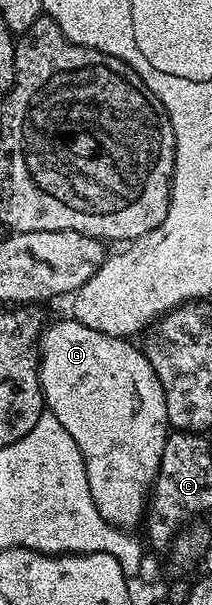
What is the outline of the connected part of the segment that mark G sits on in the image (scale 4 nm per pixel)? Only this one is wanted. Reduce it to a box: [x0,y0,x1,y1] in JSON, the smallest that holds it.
[39,318,169,530]

